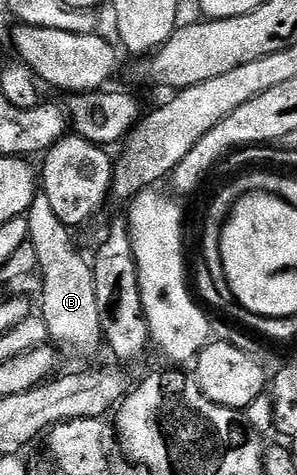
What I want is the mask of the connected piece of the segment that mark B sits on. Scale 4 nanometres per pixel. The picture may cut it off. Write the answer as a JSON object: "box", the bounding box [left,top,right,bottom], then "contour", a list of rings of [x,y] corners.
{"box":[29,191,103,357],"contour":[[[44,191],[38,192],[31,203],[29,218],[29,242],[39,254],[39,277],[41,281],[41,309],[39,316],[47,323],[50,338],[62,350],[70,349],[81,357],[89,357],[97,348],[102,348],[103,334],[99,319],[99,299],[95,299],[95,279],[88,256],[77,250],[70,226],[64,225],[55,215]]]}

